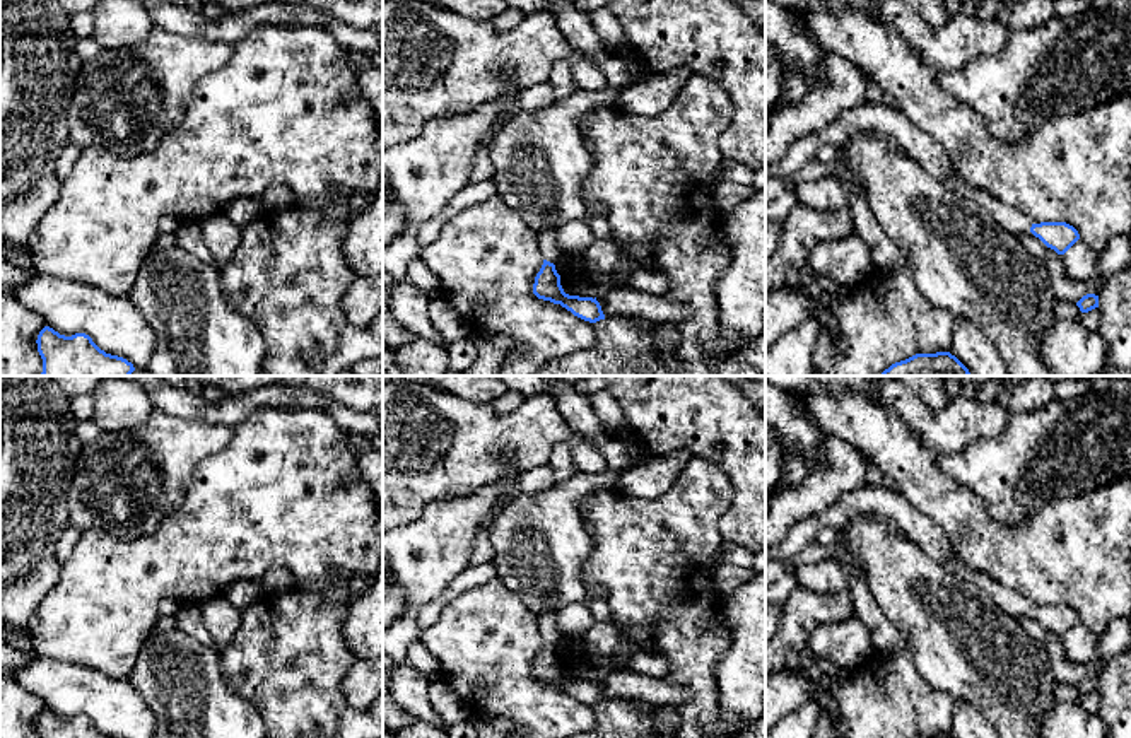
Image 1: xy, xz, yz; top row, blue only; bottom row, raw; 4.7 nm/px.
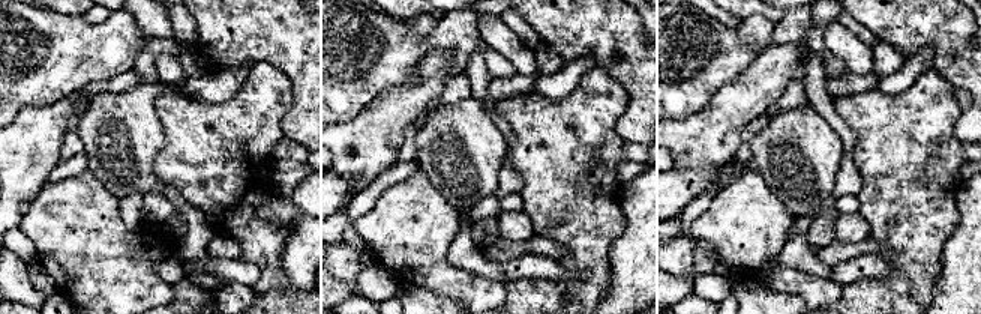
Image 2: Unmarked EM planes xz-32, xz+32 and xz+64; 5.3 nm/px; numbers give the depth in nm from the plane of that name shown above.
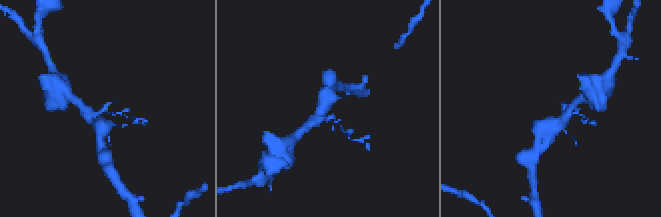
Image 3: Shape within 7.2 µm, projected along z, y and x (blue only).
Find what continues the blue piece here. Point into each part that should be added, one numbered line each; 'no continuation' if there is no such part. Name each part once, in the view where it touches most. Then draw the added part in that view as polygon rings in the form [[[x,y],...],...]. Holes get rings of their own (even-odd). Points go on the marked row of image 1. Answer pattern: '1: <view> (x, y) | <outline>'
1: xz (547, 240) | [[[545,229],[545,231],[536,232],[536,239],[538,239],[540,248],[543,249],[545,260],[554,265],[559,261],[560,253],[562,253],[557,246],[557,232],[559,229]]]

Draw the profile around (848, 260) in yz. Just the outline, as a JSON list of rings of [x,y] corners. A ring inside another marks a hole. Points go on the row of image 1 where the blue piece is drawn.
[[[858,234],[827,239],[808,255],[808,266],[815,275],[851,287],[873,272],[871,248]]]

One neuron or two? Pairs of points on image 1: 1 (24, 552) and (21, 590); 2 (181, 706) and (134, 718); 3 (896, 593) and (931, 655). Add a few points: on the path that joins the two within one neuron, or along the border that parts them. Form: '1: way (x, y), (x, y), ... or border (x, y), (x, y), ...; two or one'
1: border (53, 554), (17, 578); two
2: border (128, 679), (156, 720); two
3: way (911, 609), (931, 629), (931, 639); one

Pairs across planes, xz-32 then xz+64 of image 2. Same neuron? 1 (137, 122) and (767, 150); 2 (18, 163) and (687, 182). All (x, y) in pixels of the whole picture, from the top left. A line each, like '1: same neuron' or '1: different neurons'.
1: same neuron
2: different neurons

